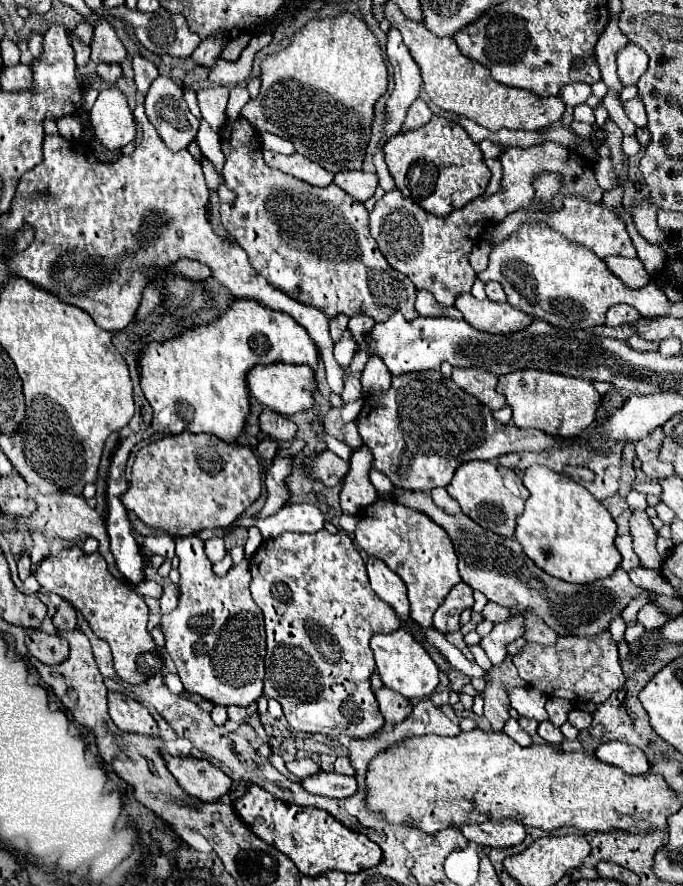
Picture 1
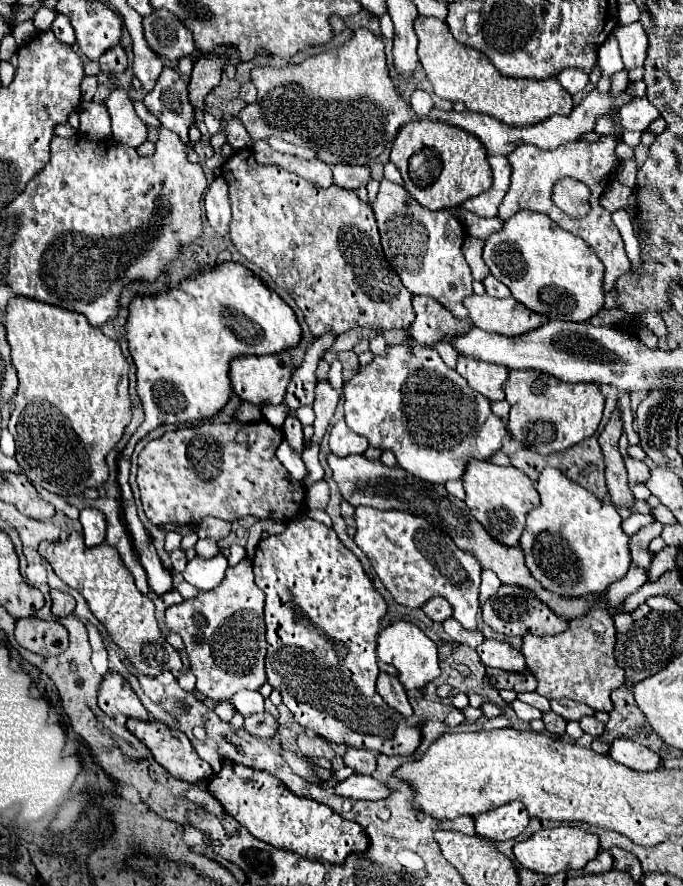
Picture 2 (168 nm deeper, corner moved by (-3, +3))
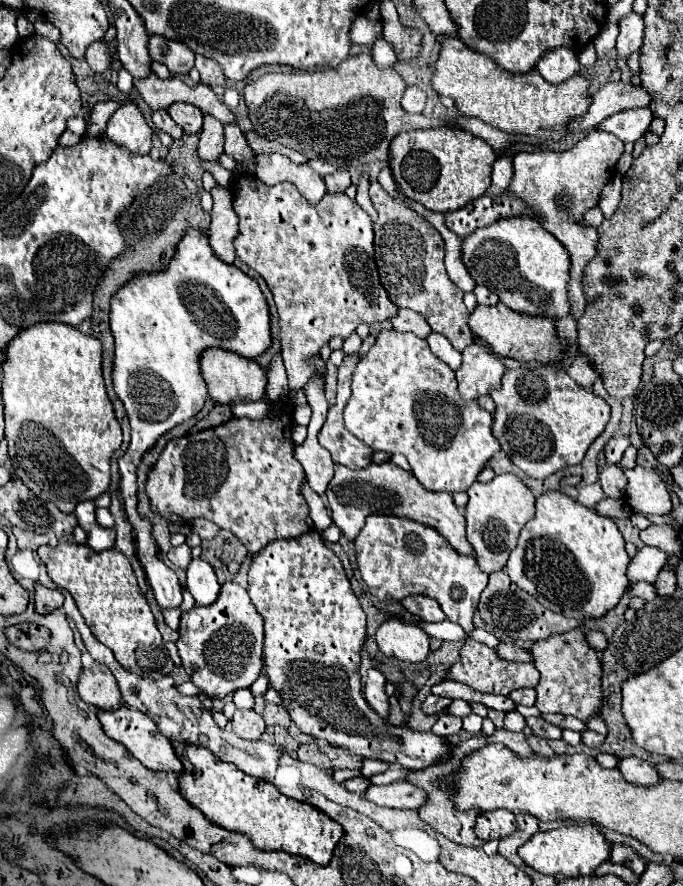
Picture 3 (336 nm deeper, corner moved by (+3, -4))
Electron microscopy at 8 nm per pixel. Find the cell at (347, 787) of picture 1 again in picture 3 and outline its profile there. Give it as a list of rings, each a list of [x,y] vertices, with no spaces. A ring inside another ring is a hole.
[[[392,782],[386,786],[370,786],[366,798],[386,808],[414,808],[418,810],[428,802],[426,792],[412,782]]]

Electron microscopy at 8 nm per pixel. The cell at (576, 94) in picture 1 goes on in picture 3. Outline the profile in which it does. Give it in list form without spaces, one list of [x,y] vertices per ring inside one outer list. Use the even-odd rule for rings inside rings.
[[[552,48],[536,62],[536,70],[544,80],[560,84],[574,76],[574,72],[580,70],[580,64],[572,48]]]

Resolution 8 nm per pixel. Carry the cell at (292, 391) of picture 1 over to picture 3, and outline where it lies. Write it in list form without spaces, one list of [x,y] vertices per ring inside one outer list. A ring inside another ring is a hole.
[[[206,348],[200,354],[200,374],[208,384],[208,396],[218,404],[232,404],[236,400],[242,400],[242,402],[264,400],[266,382],[268,382],[266,370],[250,358],[244,358],[220,348]]]

